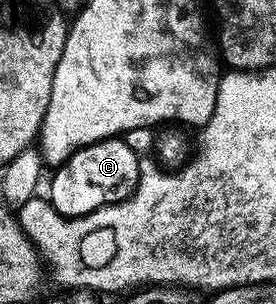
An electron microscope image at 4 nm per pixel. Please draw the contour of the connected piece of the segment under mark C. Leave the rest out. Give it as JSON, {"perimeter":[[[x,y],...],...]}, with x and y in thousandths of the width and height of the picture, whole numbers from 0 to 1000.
{"perimeter":[[[446,454],[362,457],[261,500],[239,533],[214,539],[188,576],[188,618],[167,632],[192,688],[214,707],[272,714],[330,707],[366,681],[438,668],[493,622],[507,589],[511,513],[457,477]]]}

